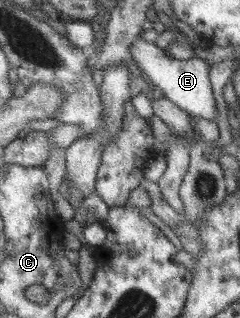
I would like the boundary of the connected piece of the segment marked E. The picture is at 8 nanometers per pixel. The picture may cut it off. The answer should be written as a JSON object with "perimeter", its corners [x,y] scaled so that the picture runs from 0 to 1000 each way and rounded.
{"perimeter":[[[579,116],[550,135],[546,164],[554,189],[600,230],[604,248],[642,270],[663,274],[700,318],[729,324],[733,336],[800,368],[825,365],[900,387],[900,340],[883,283],[875,283],[867,204],[850,189],[817,176],[800,176],[775,192],[692,182],[683,157],[654,151],[642,135],[583,126]]]}

